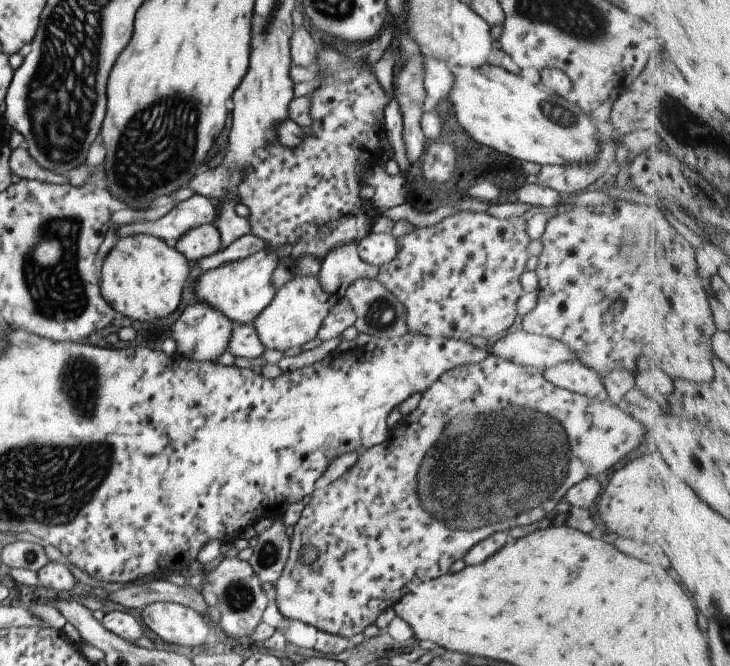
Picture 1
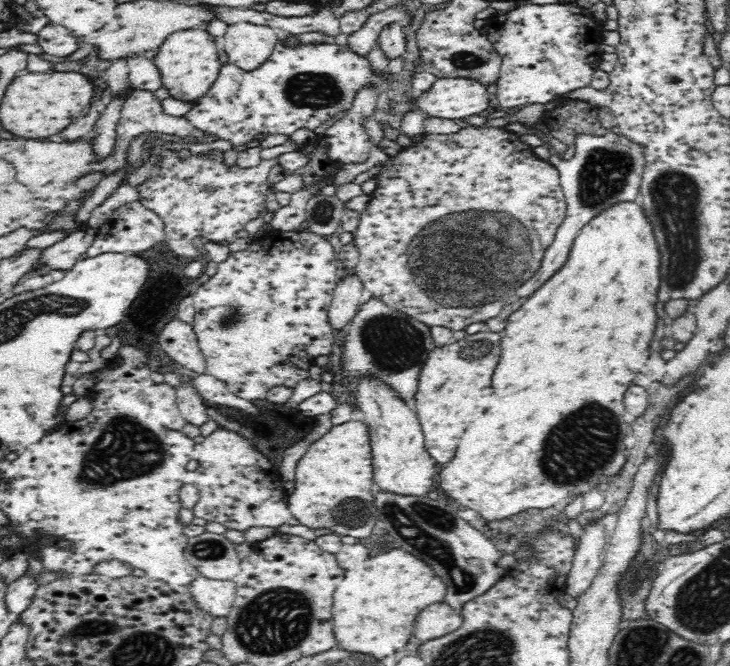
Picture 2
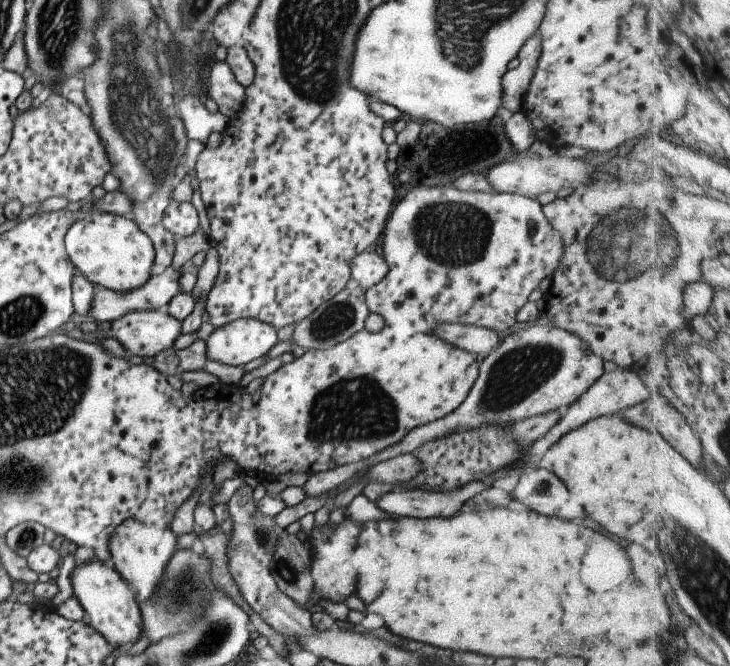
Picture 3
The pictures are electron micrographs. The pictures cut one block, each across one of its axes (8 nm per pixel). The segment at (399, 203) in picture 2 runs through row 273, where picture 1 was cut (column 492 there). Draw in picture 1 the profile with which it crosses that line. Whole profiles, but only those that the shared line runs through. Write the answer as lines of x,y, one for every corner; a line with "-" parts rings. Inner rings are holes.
491,355
475,364
453,367
443,372
421,393
414,410
400,418
395,428
387,432
381,444
365,450
356,458
353,466
331,484
312,492
309,503
303,507
299,519
293,525
286,563
273,584
277,608
285,618
295,619
301,624
313,626
318,631
335,633
349,639
353,634
359,634
369,625
373,625
377,614
392,607
401,596
409,592
409,586
445,574
453,562
461,560
469,552
469,548
481,542
483,538
491,536
493,532
505,532
505,528
513,528
513,524
523,526
543,518
543,514
556,506
569,487
587,477
595,477
599,472
609,470
617,464
617,460
623,460
627,454
629,455
629,452
641,450
645,435
644,425
632,412
623,411
608,400
587,399
586,396
557,388
545,382
543,374
536,368
517,366
513,362
-
305,545
313,546
317,550
317,558
311,564
299,562
297,551

